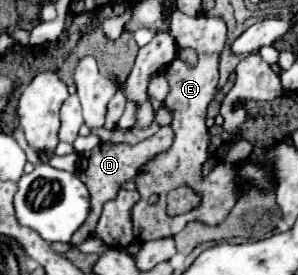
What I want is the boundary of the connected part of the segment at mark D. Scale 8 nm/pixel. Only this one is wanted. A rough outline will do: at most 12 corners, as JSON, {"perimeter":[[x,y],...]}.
{"perimeter":[[172,127],[138,143],[100,143],[80,157],[92,213],[72,247],[94,235],[106,201],[172,147]]}

